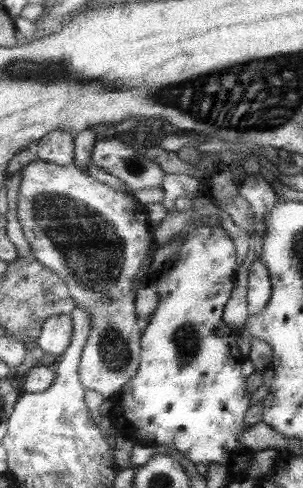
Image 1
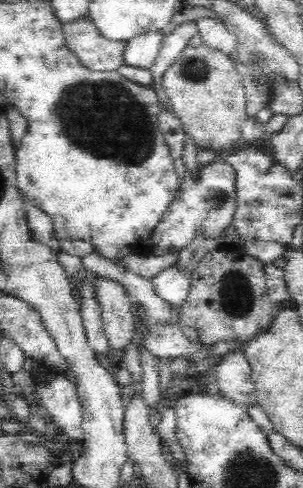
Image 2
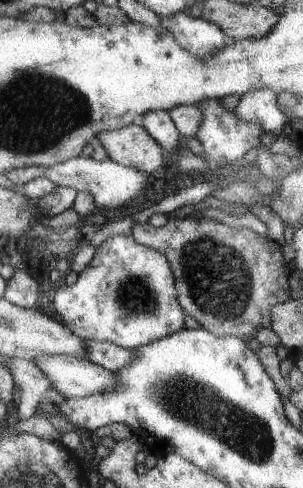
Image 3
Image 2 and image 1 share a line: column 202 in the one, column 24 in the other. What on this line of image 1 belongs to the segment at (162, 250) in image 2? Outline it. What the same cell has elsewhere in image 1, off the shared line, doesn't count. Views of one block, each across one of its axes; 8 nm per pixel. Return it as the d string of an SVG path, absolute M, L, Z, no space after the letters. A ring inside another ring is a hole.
M35 160L23 168L17 200L17 218L23 226L27 242L31 244L31 254L43 266L57 272L69 284L71 298L77 302L77 308L83 308L91 314L91 338L87 340L83 352L79 378L87 390L95 390L105 400L113 400L139 374L139 366L143 362L145 330L135 306L135 302L139 302L139 292L133 290L133 282L143 260L149 260L147 254L151 250L155 252L157 248L155 234L149 230L147 208L135 198L89 176L77 164L57 166L45 160Z

